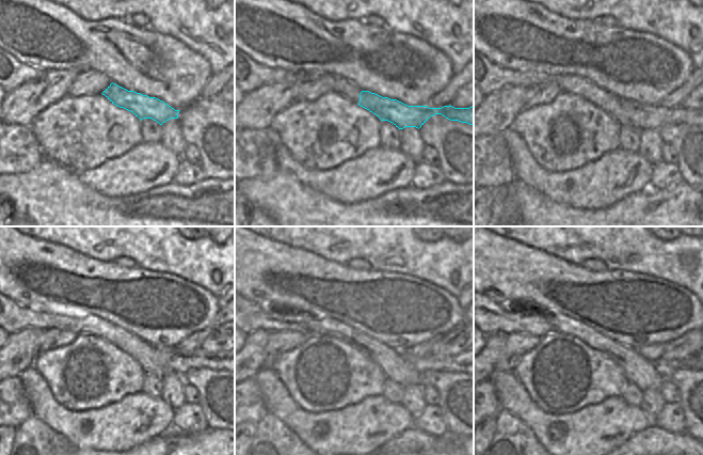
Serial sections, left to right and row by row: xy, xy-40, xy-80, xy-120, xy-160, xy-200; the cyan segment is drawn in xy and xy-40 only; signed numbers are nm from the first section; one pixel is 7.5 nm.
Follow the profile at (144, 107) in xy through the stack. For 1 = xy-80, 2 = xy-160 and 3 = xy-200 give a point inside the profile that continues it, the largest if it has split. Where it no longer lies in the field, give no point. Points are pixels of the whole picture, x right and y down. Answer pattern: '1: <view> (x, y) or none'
1: xy-80 (642, 116)
2: xy-160 (422, 365)
3: xy-200 (689, 362)

